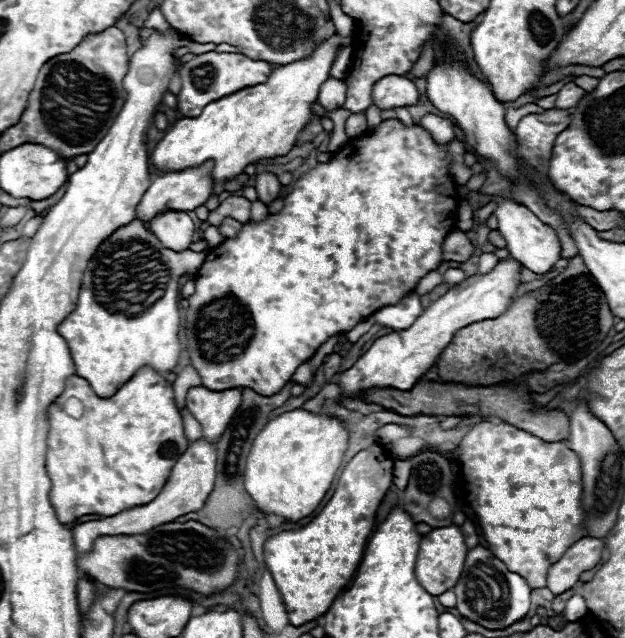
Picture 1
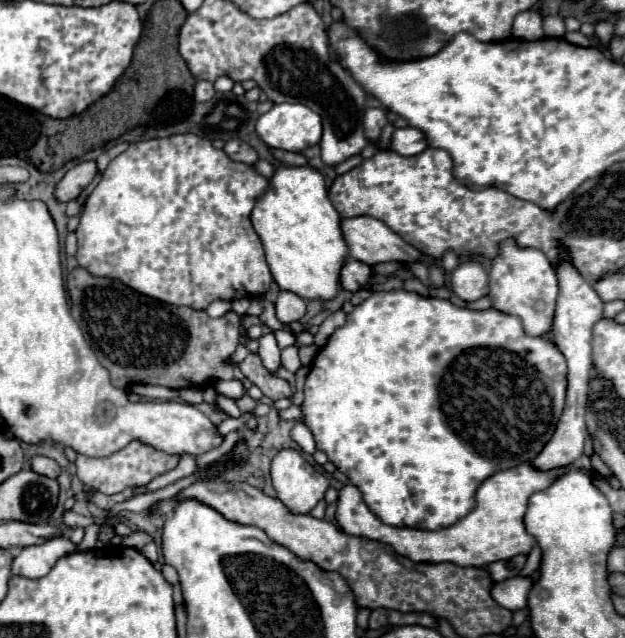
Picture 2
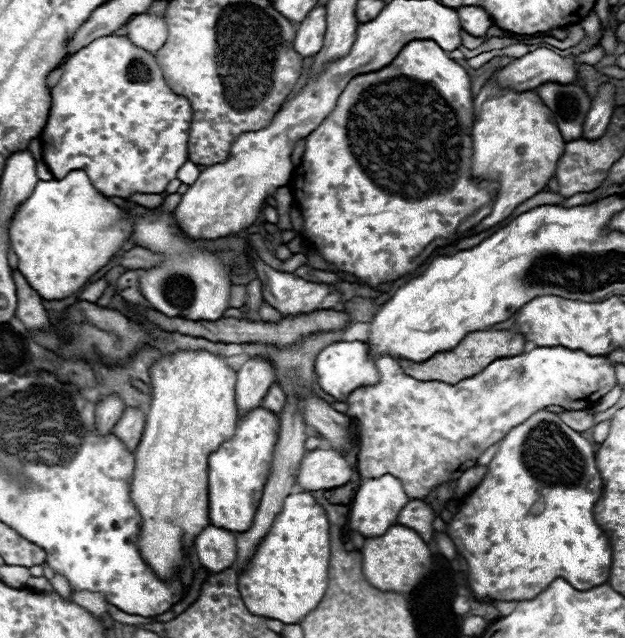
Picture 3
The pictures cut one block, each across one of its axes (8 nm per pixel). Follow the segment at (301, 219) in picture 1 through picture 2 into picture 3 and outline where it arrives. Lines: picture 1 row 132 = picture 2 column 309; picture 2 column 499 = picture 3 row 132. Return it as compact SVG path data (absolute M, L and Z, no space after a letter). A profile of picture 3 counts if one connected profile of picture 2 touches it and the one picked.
M412 40L382 70L360 74L360 76L352 78L346 86L346 90L340 94L334 112L314 132L308 134L302 162L294 170L290 184L288 184L294 194L294 200L298 204L298 210L302 212L304 242L314 246L316 252L328 264L332 264L340 272L352 274L356 280L360 280L362 284L368 284L372 288L376 288L380 284L394 282L400 276L418 270L434 254L434 250L438 246L450 244L452 240L460 238L466 230L476 226L478 220L482 220L490 212L490 204L500 190L498 182L492 182L492 180L482 182L478 178L472 178L472 174L470 174L472 124L474 124L474 100L472 100L472 90L470 90L470 76L466 74L466 70L460 64L456 64L452 58L448 58L448 54L434 40Z

